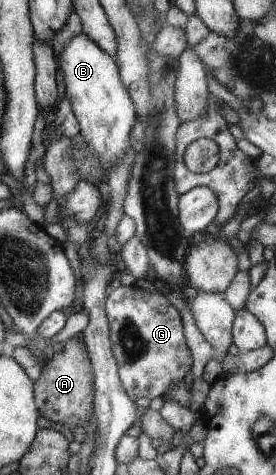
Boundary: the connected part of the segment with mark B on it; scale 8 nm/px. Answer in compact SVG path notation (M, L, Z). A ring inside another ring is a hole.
M83 31L62 48L57 66L63 74L65 96L77 121L79 135L85 138L87 146L97 160L101 160L107 173L113 168L115 160L131 148L129 132L136 122L135 106L122 86L118 66Z

